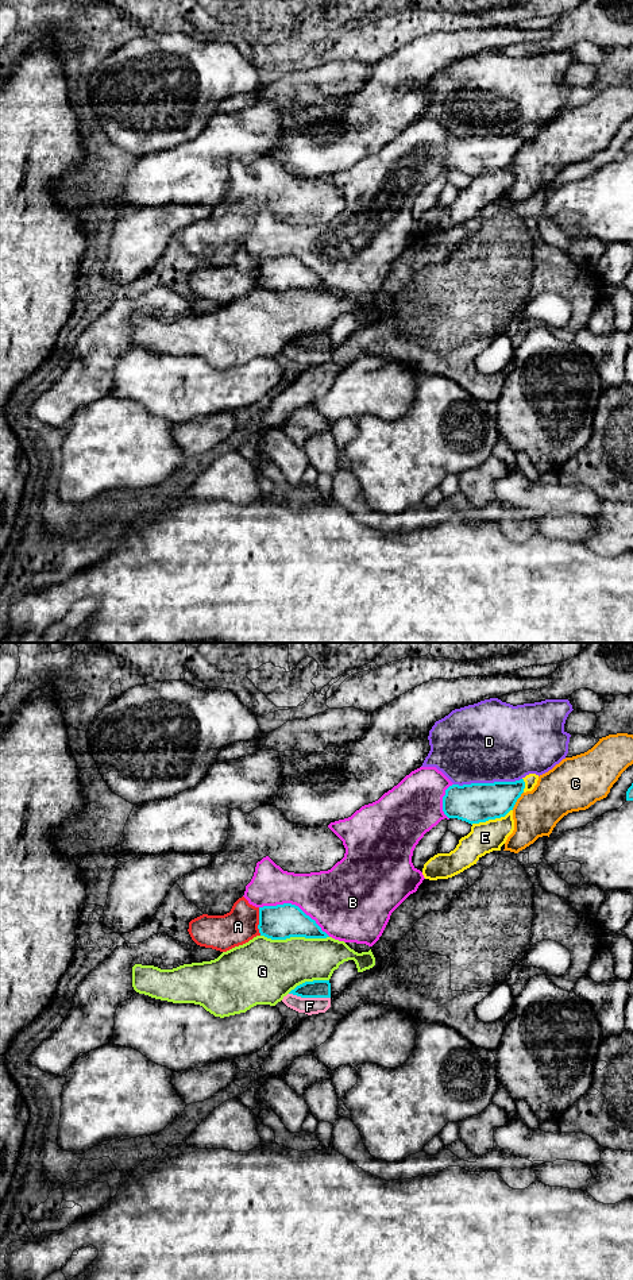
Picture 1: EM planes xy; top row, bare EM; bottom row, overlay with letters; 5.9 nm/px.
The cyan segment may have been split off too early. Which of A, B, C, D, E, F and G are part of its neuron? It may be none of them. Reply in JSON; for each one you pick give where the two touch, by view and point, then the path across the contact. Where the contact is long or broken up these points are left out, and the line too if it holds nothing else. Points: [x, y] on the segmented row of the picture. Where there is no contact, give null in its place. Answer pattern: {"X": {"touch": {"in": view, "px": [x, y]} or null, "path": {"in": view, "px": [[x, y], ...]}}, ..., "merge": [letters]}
{"merge": []}

